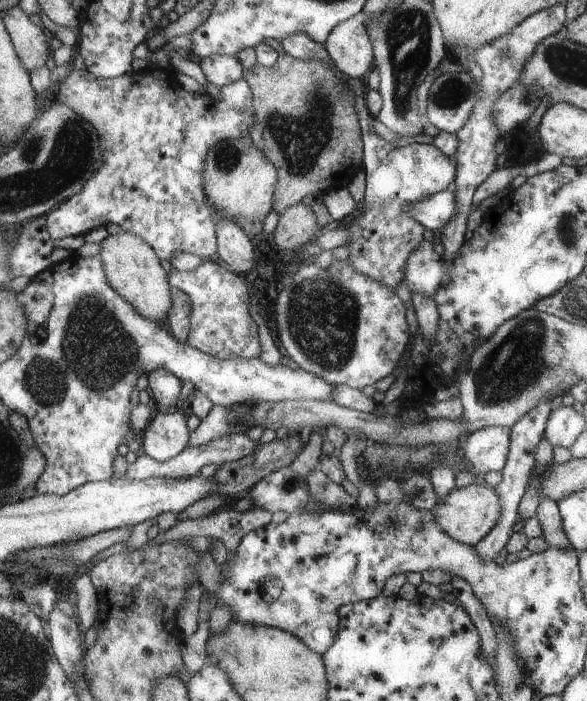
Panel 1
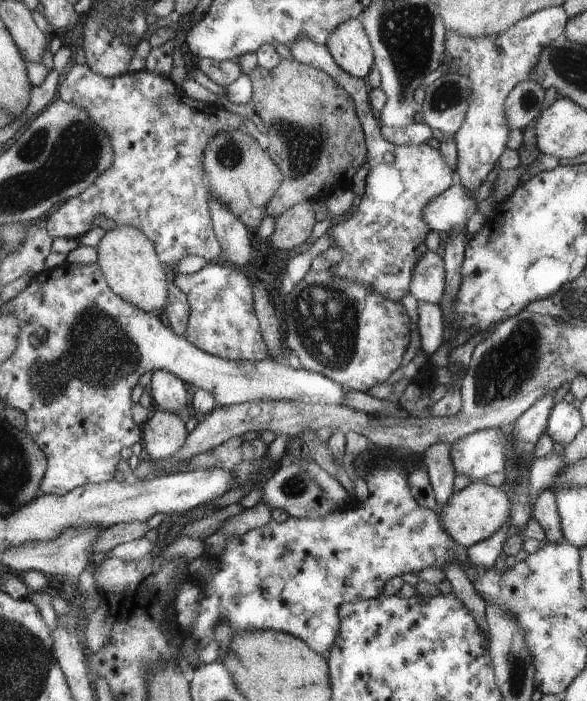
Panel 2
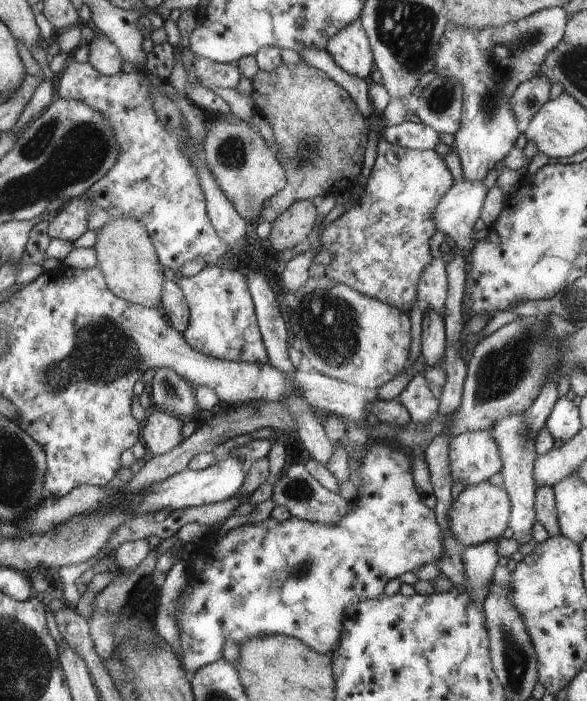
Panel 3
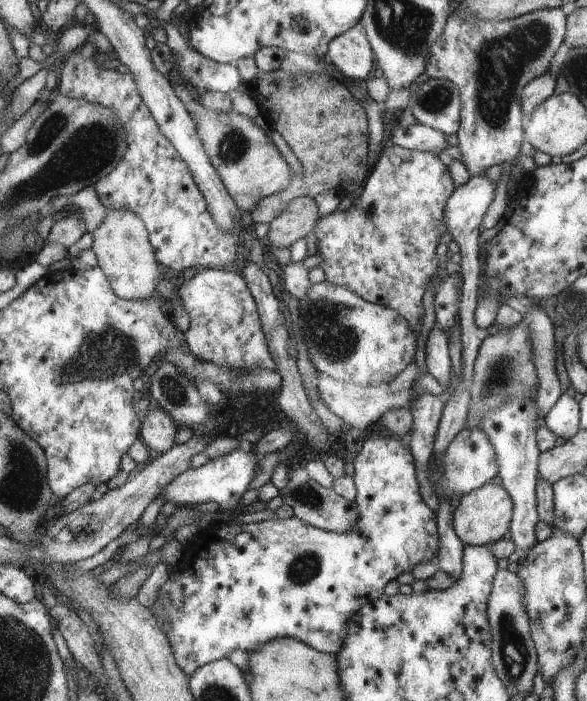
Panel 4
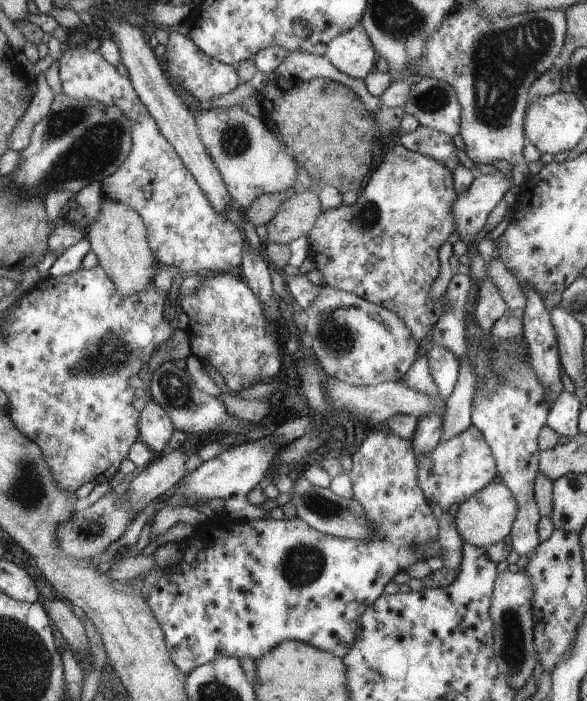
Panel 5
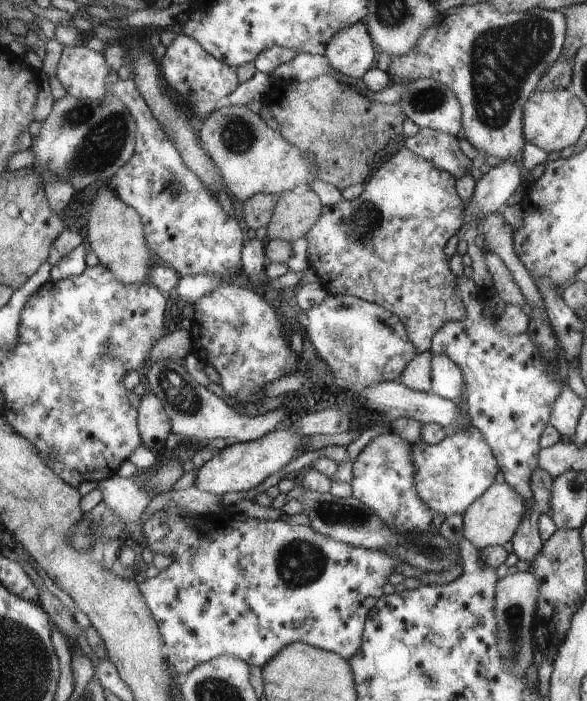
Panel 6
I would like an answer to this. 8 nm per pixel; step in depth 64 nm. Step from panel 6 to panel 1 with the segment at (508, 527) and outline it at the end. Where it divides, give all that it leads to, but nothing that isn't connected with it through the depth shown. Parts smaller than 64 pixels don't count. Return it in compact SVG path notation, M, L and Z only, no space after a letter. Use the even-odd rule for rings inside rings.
M472 484L466 488L456 488L444 496L438 498L438 502L431 512L437 518L438 525L448 536L457 542L470 544L474 547L476 544L489 535L502 516L502 498L494 488Z

